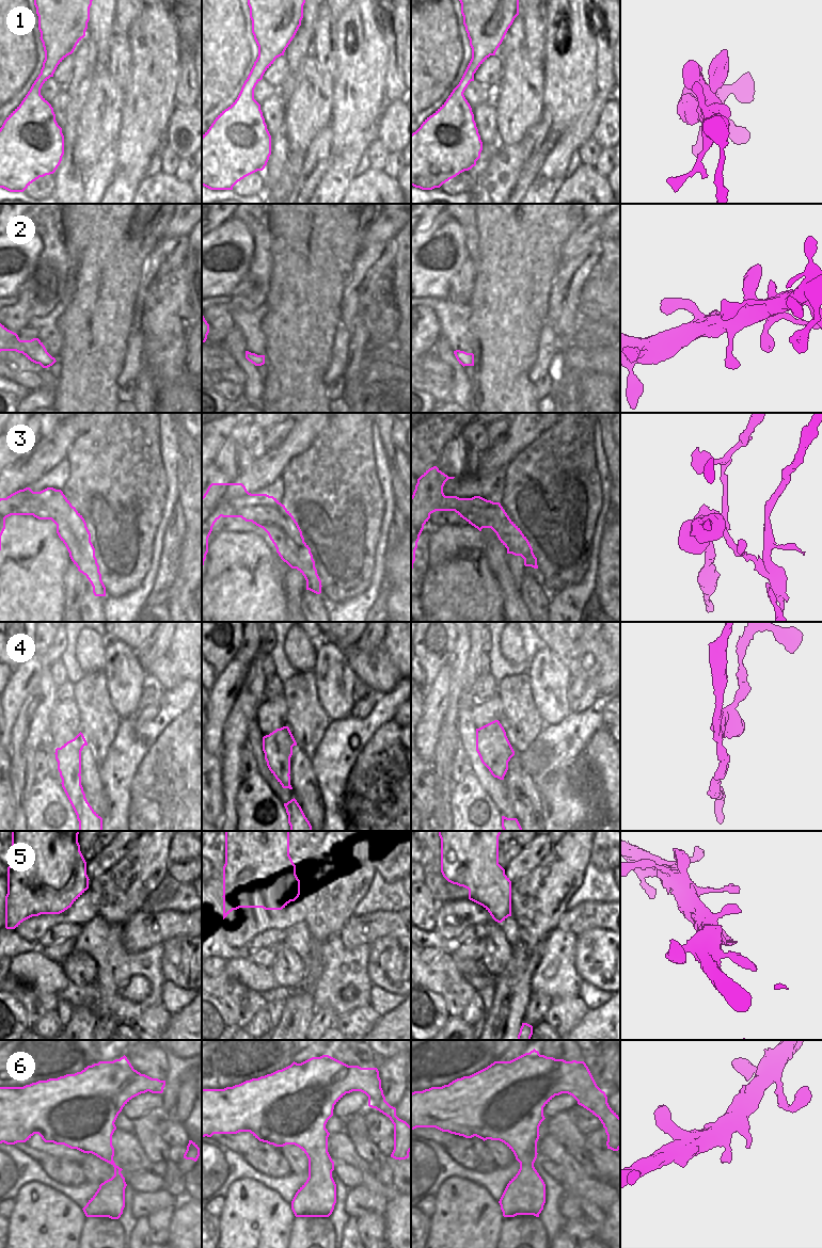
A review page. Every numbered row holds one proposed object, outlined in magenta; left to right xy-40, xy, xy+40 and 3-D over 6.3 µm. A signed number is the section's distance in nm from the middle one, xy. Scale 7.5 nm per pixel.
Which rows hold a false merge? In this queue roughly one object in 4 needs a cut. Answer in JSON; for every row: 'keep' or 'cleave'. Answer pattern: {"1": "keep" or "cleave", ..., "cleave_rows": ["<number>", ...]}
{"1": "keep", "2": "keep", "3": "cleave", "4": "cleave", "5": "keep", "6": "keep", "cleave_rows": ["3", "4"]}

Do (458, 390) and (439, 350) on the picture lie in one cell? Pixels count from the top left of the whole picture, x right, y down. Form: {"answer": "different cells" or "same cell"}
{"answer": "same cell"}

